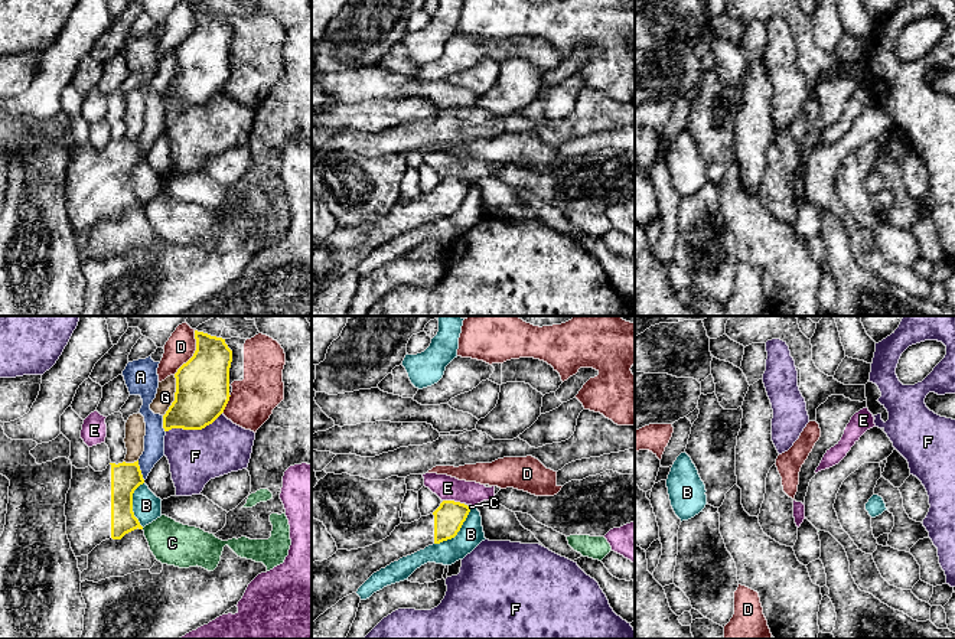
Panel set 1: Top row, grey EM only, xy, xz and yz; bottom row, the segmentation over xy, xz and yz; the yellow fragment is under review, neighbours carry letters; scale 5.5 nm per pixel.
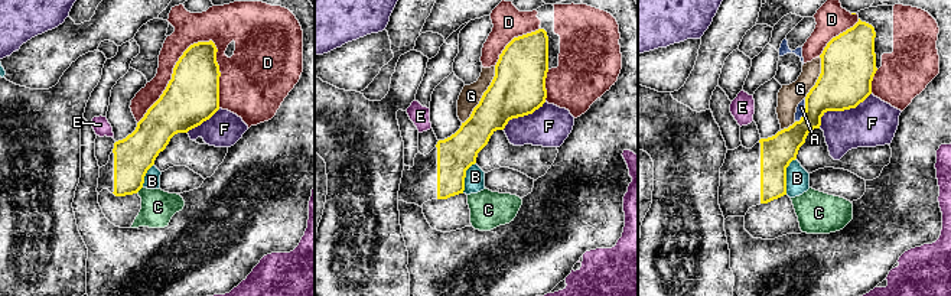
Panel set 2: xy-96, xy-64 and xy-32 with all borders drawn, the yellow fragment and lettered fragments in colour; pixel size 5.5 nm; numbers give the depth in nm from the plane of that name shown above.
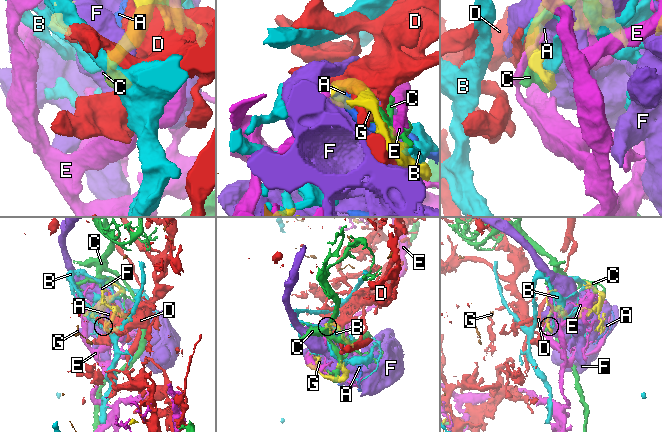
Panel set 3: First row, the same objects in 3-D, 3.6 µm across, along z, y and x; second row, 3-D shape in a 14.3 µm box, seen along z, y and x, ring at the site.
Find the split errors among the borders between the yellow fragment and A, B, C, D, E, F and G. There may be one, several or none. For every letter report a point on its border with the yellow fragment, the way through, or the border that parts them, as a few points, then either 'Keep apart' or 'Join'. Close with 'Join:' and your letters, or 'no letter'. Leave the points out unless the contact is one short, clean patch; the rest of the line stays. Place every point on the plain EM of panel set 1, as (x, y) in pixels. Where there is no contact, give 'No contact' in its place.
A: Touches yellow at xy (140, 147). Keep apart
B: Touches yellow at xz (458, 208). Keep apart
C: Touches yellow at xz (466, 182). Keep apart
D: Touches yellow at xy (195, 29). Keep apart
E: Touches yellow at xz (453, 178). Keep apart
F: Touches yellow at xy (194, 106). Keep apart
G: Touches yellow at xy (175, 72). Keep apart
Join: no letter

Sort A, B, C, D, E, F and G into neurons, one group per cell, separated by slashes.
A / B / C / D / E / F / G

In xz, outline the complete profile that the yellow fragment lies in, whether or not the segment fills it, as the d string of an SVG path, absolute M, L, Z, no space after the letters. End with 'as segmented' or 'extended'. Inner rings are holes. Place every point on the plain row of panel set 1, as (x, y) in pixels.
M443 177L430 192L400 200L385 216L358 226L338 226L323 238L312 239L312 300L377 248L428 222L452 216L460 208L470 185Z; extended

